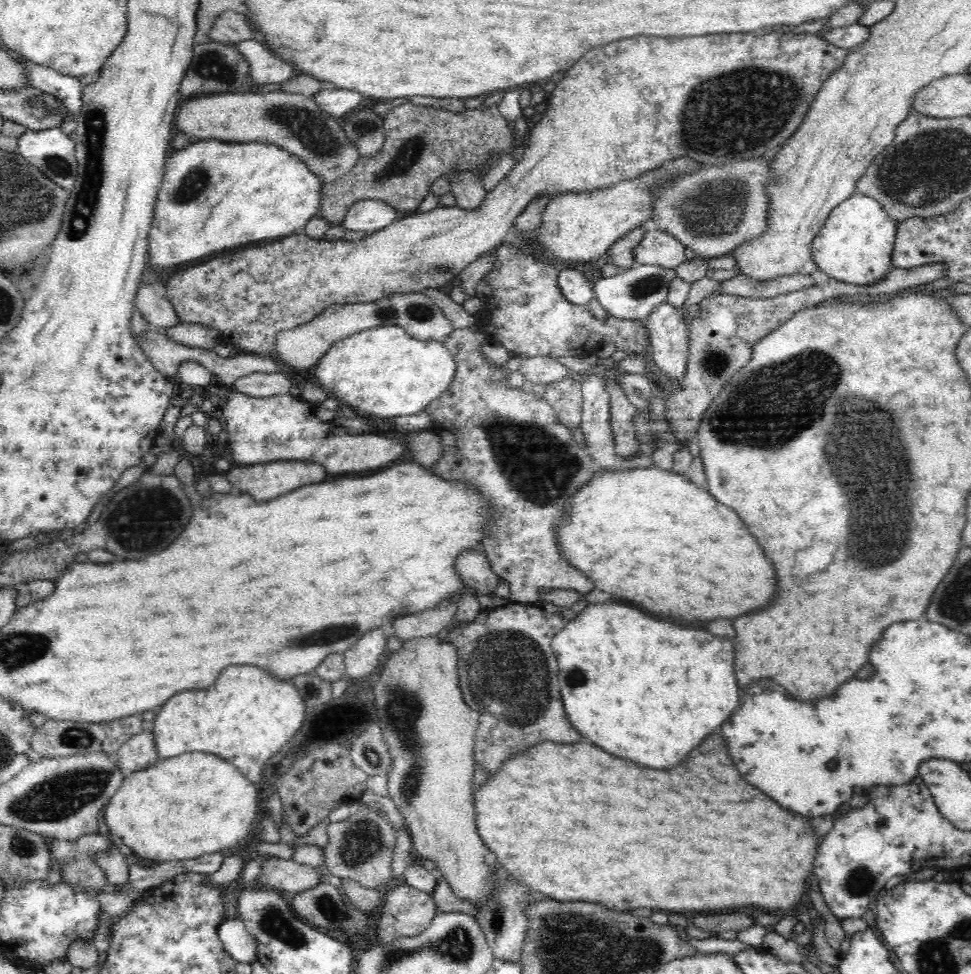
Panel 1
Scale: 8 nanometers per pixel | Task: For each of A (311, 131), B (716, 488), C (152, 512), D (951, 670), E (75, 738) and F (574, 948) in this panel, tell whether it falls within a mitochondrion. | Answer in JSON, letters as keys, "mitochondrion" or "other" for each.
{"A":"mitochondrion","B":"other","C":"mitochondrion","D":"other","E":"mitochondrion","F":"mitochondrion"}

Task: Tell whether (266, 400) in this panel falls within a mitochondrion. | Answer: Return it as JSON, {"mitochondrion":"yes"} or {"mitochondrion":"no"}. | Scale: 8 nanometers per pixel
{"mitochondrion":"no"}

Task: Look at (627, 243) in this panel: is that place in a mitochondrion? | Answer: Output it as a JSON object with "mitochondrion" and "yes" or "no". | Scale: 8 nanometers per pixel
{"mitochondrion":"no"}

